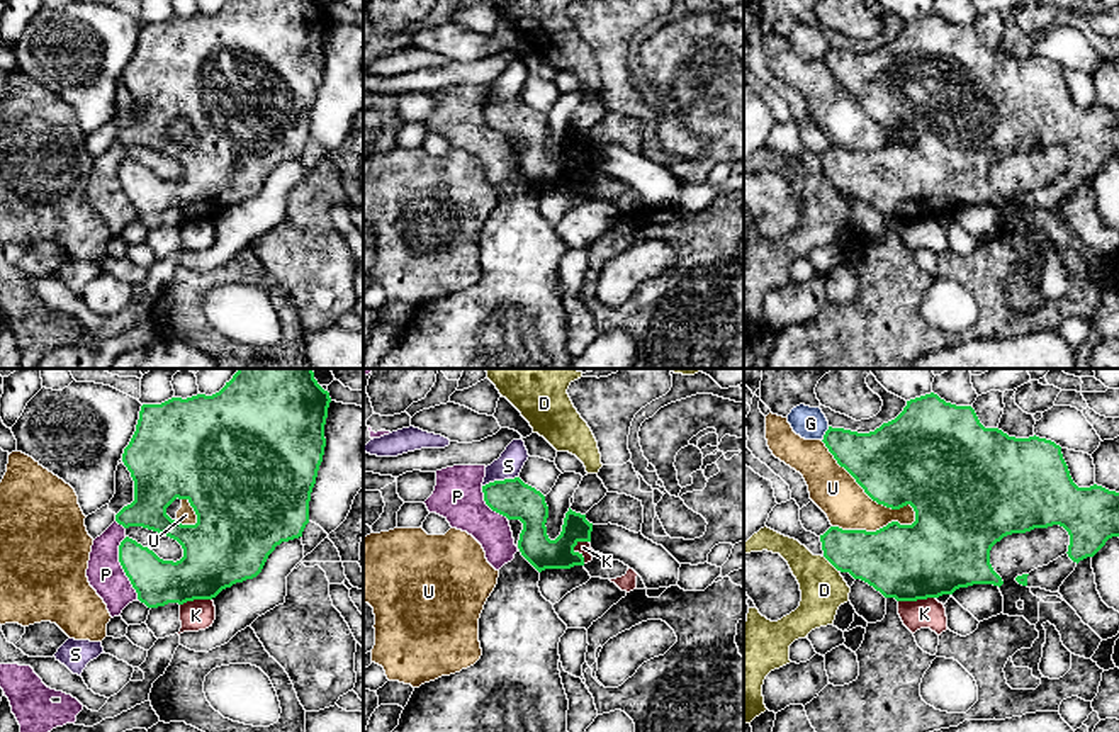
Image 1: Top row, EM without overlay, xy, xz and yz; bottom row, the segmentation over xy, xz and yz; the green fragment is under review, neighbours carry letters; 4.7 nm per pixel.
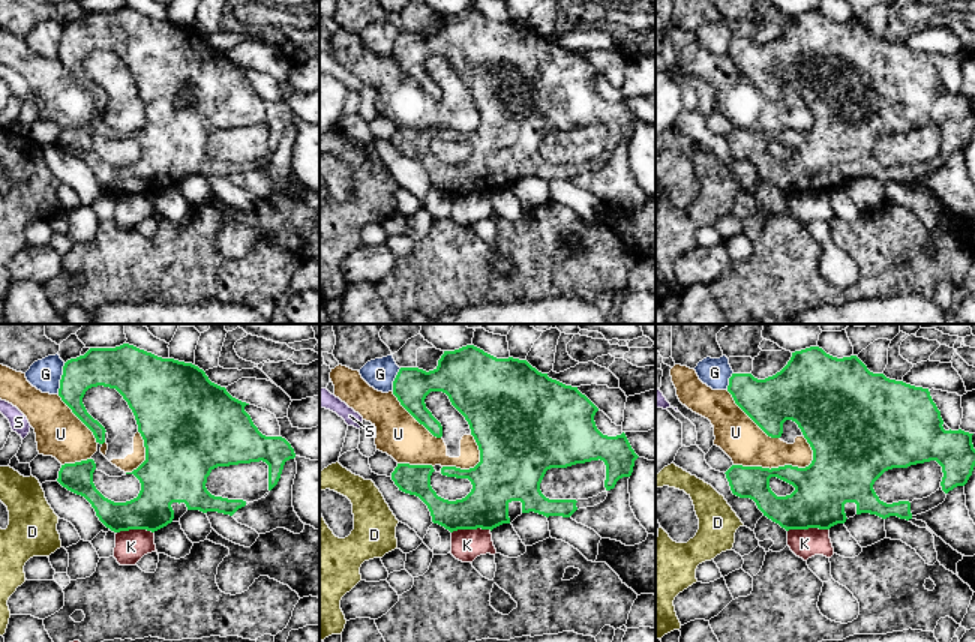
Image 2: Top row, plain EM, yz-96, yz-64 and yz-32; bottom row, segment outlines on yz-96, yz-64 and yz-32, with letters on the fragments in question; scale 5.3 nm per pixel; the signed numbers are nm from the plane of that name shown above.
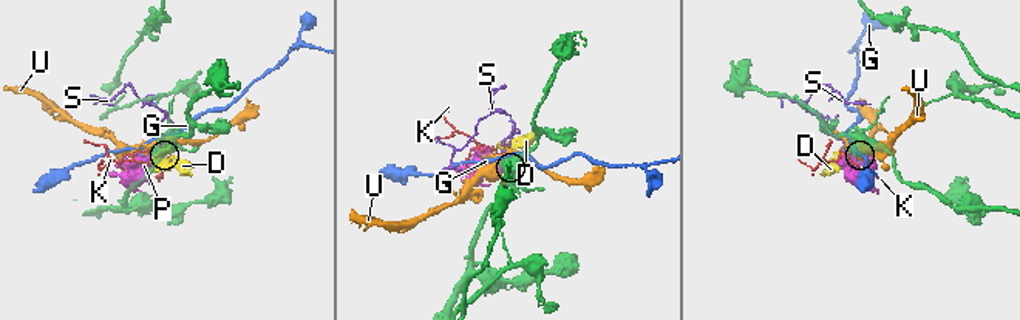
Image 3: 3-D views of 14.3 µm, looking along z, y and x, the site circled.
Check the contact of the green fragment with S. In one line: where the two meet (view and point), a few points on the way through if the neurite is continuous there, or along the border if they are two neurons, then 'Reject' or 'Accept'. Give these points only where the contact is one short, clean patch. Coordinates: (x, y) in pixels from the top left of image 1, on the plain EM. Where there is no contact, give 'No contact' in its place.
Touches green at xz (500, 101). Boundary: xz (517, 95), (494, 99), (483, 106). Reject

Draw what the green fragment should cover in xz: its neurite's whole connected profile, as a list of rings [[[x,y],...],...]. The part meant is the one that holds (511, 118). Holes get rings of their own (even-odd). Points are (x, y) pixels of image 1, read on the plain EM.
[[[515,97],[489,102],[482,105],[482,112],[492,131],[523,143],[518,168],[538,192],[584,185],[582,173],[574,166],[579,161],[591,161],[593,143],[586,139],[586,134],[569,127],[560,155],[550,160],[545,146],[548,126],[540,110]]]

